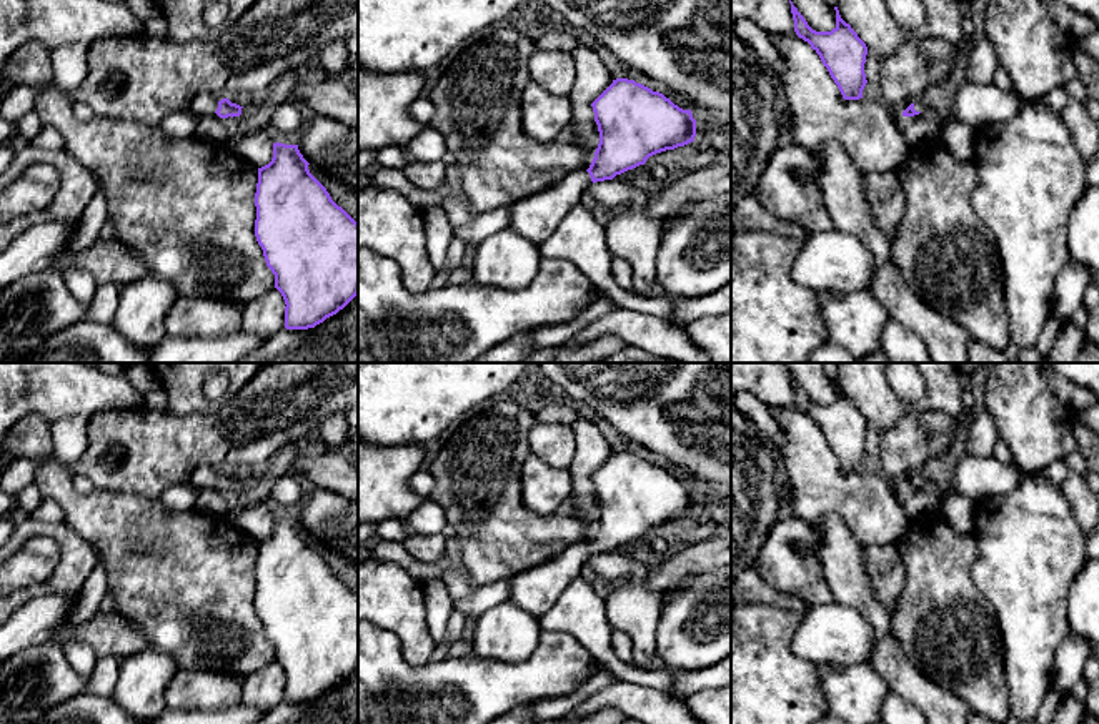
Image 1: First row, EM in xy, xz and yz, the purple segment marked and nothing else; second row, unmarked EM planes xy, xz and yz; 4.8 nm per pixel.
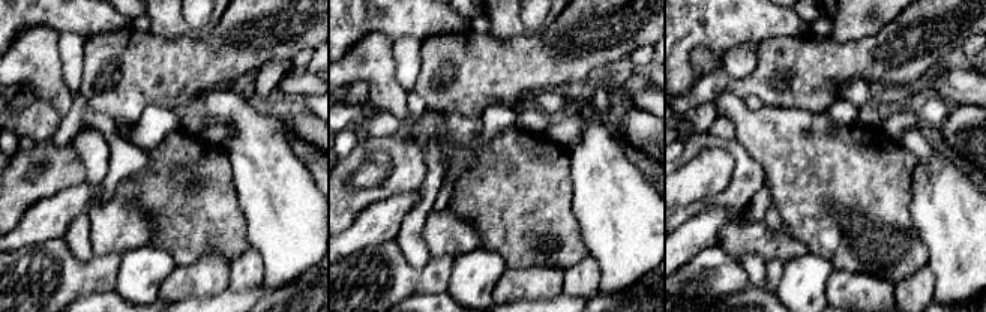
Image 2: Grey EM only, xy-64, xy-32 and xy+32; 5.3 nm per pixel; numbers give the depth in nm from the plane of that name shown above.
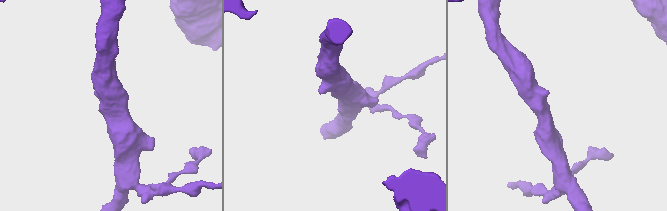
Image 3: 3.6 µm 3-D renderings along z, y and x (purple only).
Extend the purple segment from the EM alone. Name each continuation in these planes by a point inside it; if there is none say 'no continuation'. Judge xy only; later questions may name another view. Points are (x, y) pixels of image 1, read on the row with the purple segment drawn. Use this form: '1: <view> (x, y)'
1: xy (205, 105)

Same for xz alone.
1: xz (537, 217)

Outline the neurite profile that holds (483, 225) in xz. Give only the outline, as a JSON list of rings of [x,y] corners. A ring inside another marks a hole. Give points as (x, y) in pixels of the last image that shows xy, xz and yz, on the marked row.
[[[500,208],[481,215],[473,215],[468,225],[455,231],[455,236],[461,241],[471,241],[478,245],[486,236],[503,228],[510,228],[510,221],[510,208]]]

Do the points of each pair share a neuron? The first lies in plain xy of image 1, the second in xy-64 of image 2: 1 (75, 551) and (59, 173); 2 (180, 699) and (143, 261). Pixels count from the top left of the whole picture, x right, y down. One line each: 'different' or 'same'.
1: same
2: different

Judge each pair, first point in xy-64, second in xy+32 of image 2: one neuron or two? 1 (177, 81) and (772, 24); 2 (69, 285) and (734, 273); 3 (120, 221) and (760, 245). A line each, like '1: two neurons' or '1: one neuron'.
1: two neurons
2: one neuron
3: one neuron

